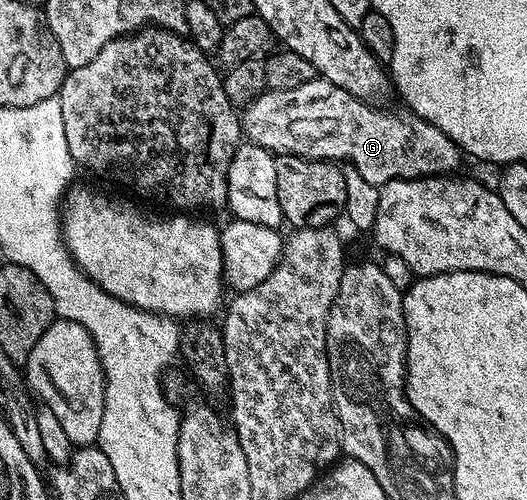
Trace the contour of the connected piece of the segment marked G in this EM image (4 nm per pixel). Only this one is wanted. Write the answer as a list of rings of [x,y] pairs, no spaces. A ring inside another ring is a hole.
[[[316,78],[305,82],[305,86],[296,86],[293,90],[281,90],[280,92],[272,92],[264,90],[253,103],[246,105],[241,112],[241,132],[250,143],[261,146],[265,150],[269,150],[273,154],[281,156],[300,156],[307,160],[327,160],[334,162],[344,162],[357,170],[357,174],[361,174],[361,178],[365,178],[365,182],[382,186],[393,182],[394,180],[412,180],[418,176],[446,176],[454,173],[455,168],[459,164],[459,156],[461,157],[461,149],[453,143],[447,135],[441,130],[437,130],[437,126],[433,126],[429,122],[416,118],[414,115],[398,116],[395,112],[386,112],[383,108],[374,108],[374,103],[361,100],[359,97],[349,94],[345,90],[341,90],[341,86],[333,86],[333,82],[322,78]]]

